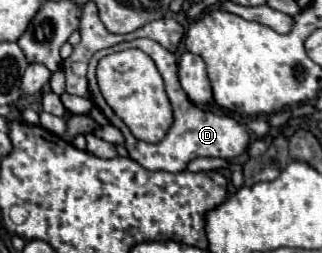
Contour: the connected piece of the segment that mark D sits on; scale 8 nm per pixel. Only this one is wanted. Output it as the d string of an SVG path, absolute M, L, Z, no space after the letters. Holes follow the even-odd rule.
M134 39L134 41L128 41L128 43L122 43L122 45L116 45L114 49L102 49L98 51L90 65L88 65L88 85L90 85L90 93L92 93L92 99L94 103L102 109L102 113L110 119L112 125L116 125L124 137L126 137L126 149L130 153L130 157L134 161L138 161L142 167L150 169L150 171L170 171L170 173L178 173L178 171L184 171L186 169L186 163L194 157L220 157L220 159L234 159L238 155L242 155L250 143L250 135L246 131L244 125L240 125L238 121L230 119L230 117L224 117L224 115L214 115L210 111L204 111L200 107L196 107L188 97L186 93L182 91L180 83L178 83L178 77L176 77L176 57L174 53L170 53L168 49L164 49L160 43L152 41L152 39ZM124 49L142 49L146 55L152 57L152 61L156 63L162 79L164 79L164 89L166 89L166 95L172 103L172 111L174 111L174 121L170 125L170 129L166 131L166 135L158 141L158 143L146 143L146 141L140 141L136 139L130 129L126 127L126 123L108 107L108 103L104 101L100 89L98 89L98 83L96 83L96 65L98 61L112 53L112 51L124 51Z

